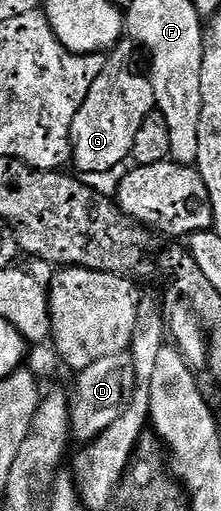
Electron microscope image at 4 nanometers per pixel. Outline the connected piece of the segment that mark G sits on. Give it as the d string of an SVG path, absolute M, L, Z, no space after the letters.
M125 61L119 62L114 69L113 66L106 67L103 75L95 79L83 107L79 107L73 120L72 164L77 164L82 174L92 175L116 169L119 163L130 160L135 135L139 135L139 127L143 127L150 113L154 112L156 103L148 76L133 73Z

